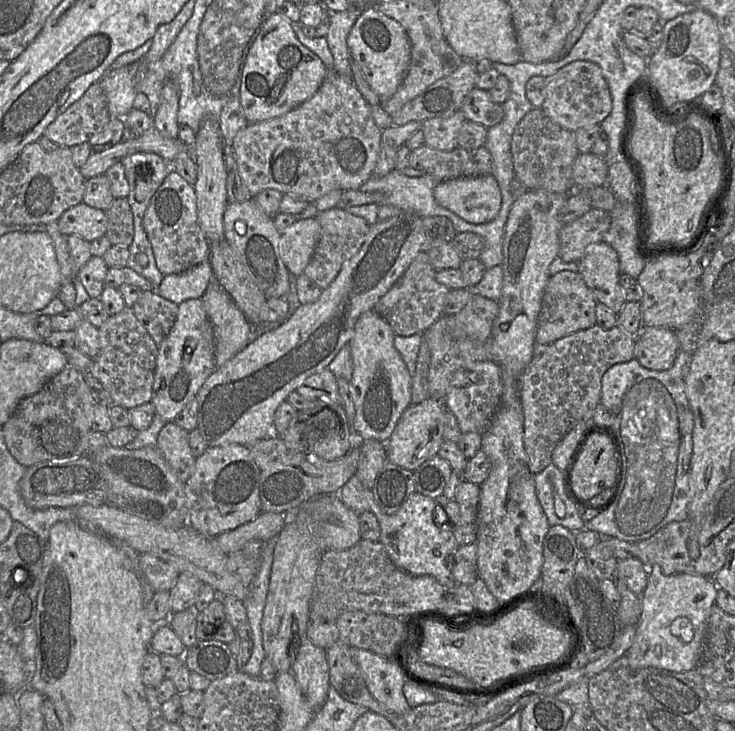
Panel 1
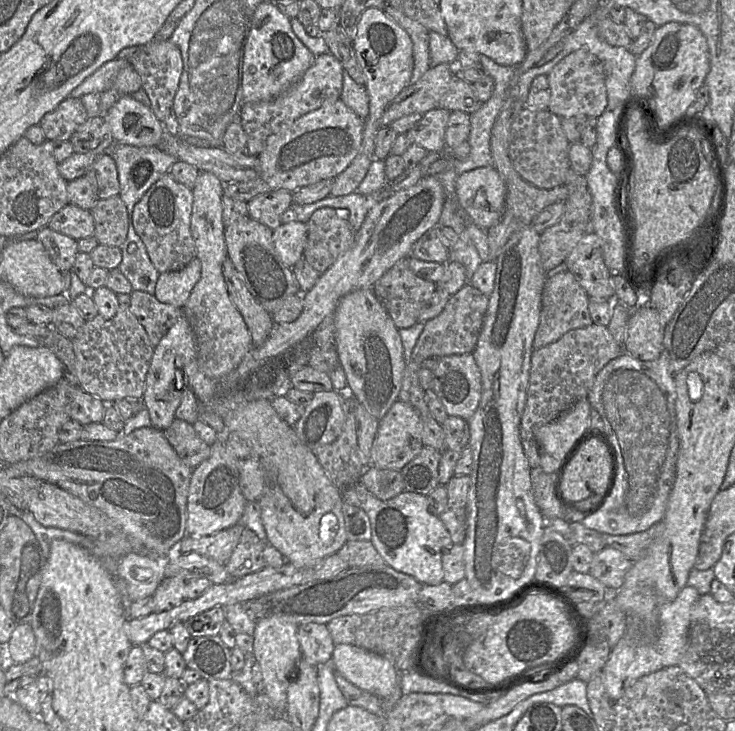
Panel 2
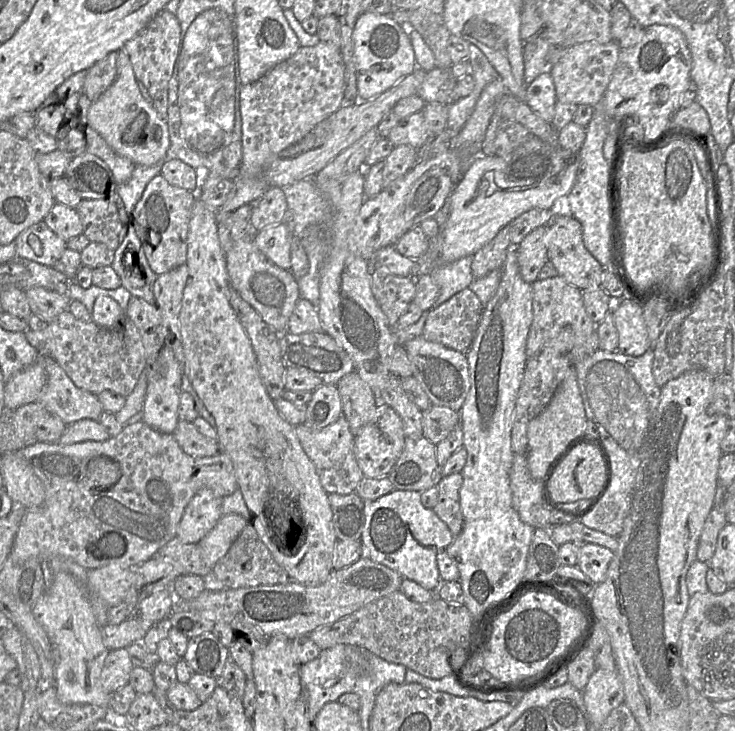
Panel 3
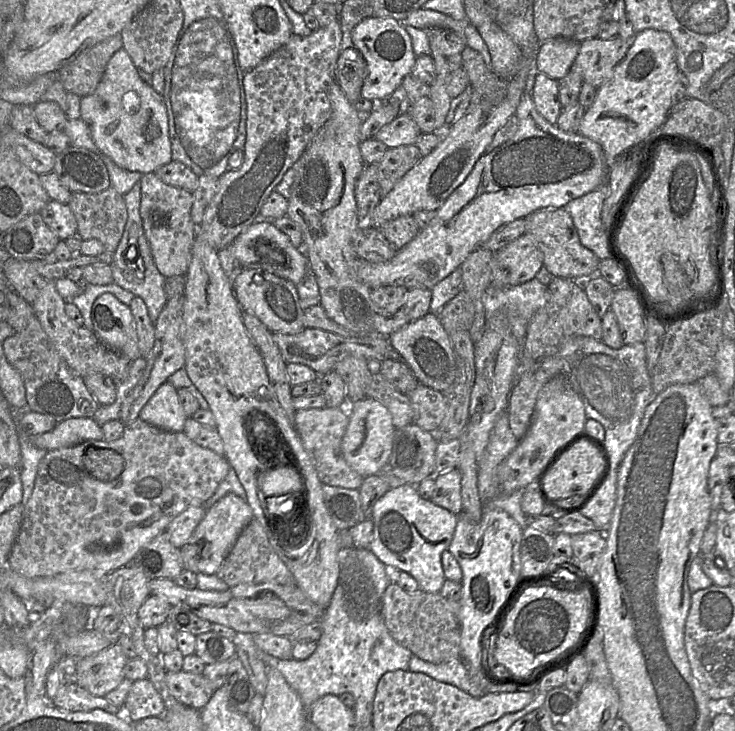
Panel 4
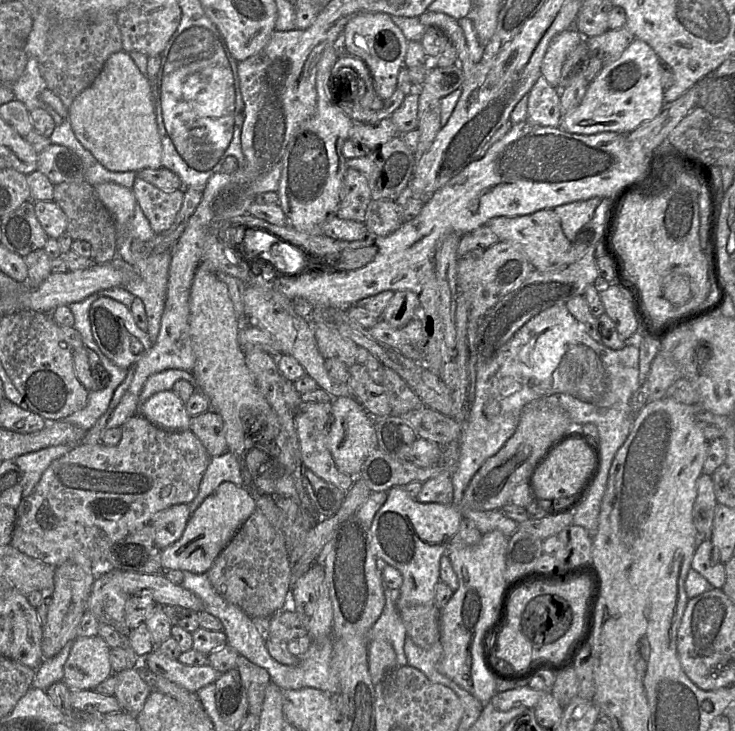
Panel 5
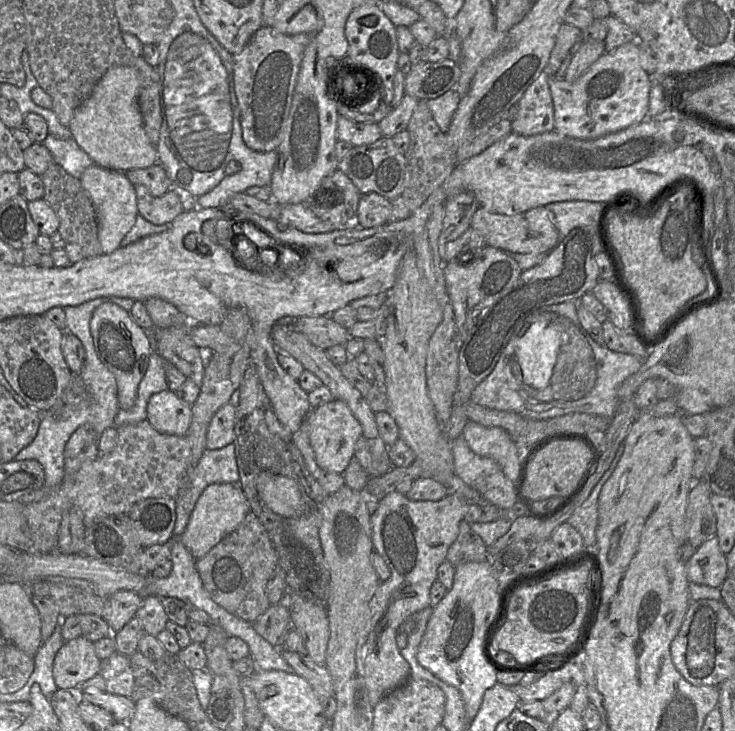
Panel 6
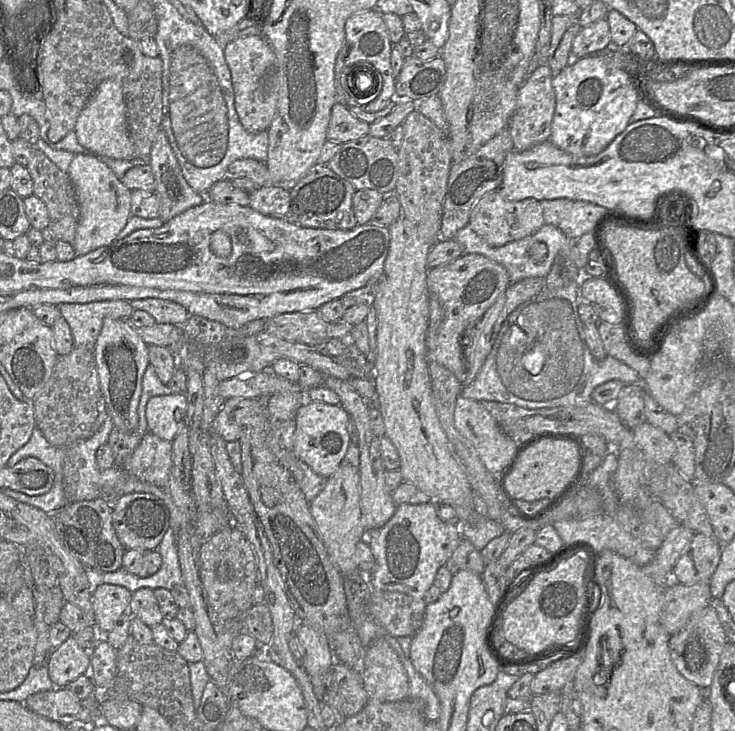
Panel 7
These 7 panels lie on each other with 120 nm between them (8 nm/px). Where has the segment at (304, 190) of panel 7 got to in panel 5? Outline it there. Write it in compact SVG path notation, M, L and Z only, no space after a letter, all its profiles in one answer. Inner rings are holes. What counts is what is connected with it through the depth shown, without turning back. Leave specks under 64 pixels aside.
M348 168L344 175L336 216L345 220L364 222L371 199L366 177L361 172Z

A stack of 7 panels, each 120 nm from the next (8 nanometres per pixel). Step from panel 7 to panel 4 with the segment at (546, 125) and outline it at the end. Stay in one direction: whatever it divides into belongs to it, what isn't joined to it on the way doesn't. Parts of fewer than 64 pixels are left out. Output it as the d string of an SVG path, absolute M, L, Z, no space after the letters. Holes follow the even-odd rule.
M537 73L530 92L536 111L550 124L555 124L561 111L558 98L558 81Z

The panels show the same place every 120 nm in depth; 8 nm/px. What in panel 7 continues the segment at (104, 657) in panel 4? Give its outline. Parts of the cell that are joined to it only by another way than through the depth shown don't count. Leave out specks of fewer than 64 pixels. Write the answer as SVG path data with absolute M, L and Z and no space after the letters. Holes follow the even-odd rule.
M72 636L52 649L47 668L54 686L65 687L90 670L90 653L77 644Z

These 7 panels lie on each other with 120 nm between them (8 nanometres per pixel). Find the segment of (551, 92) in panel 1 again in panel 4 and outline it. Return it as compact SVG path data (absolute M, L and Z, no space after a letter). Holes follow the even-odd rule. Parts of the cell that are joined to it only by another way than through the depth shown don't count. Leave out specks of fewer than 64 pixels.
M619 37L586 39L579 43L573 65L581 73L584 82L598 89L612 79L614 68L625 57L633 40L633 37L628 40Z

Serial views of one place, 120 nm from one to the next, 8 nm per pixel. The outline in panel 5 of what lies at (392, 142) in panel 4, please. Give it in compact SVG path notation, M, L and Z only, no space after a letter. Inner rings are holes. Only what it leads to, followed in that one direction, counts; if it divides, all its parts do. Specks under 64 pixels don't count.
M390 118L375 123L354 123L349 131L349 139L377 148L394 137L400 136Z

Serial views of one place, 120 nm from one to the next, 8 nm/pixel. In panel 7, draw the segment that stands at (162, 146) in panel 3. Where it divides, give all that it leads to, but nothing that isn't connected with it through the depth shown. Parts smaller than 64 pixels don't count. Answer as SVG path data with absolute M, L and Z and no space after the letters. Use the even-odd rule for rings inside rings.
M106 79L98 85L80 113L74 131L78 142L94 155L137 160L134 144L128 131L126 106L119 81Z

